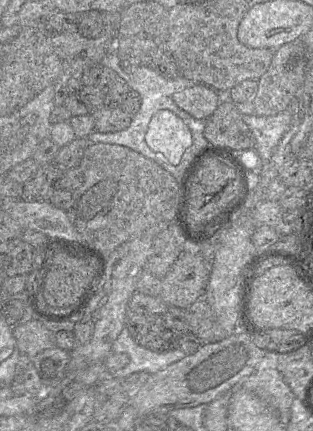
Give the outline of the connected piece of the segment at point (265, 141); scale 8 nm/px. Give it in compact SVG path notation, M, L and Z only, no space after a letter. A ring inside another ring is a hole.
M286 109L273 116L242 115L243 121L254 136L254 149L267 163L275 147L293 123L294 111Z

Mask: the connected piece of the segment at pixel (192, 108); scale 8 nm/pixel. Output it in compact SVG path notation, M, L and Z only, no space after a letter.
M205 84L186 87L173 94L176 105L196 119L208 119L221 103L220 97Z

